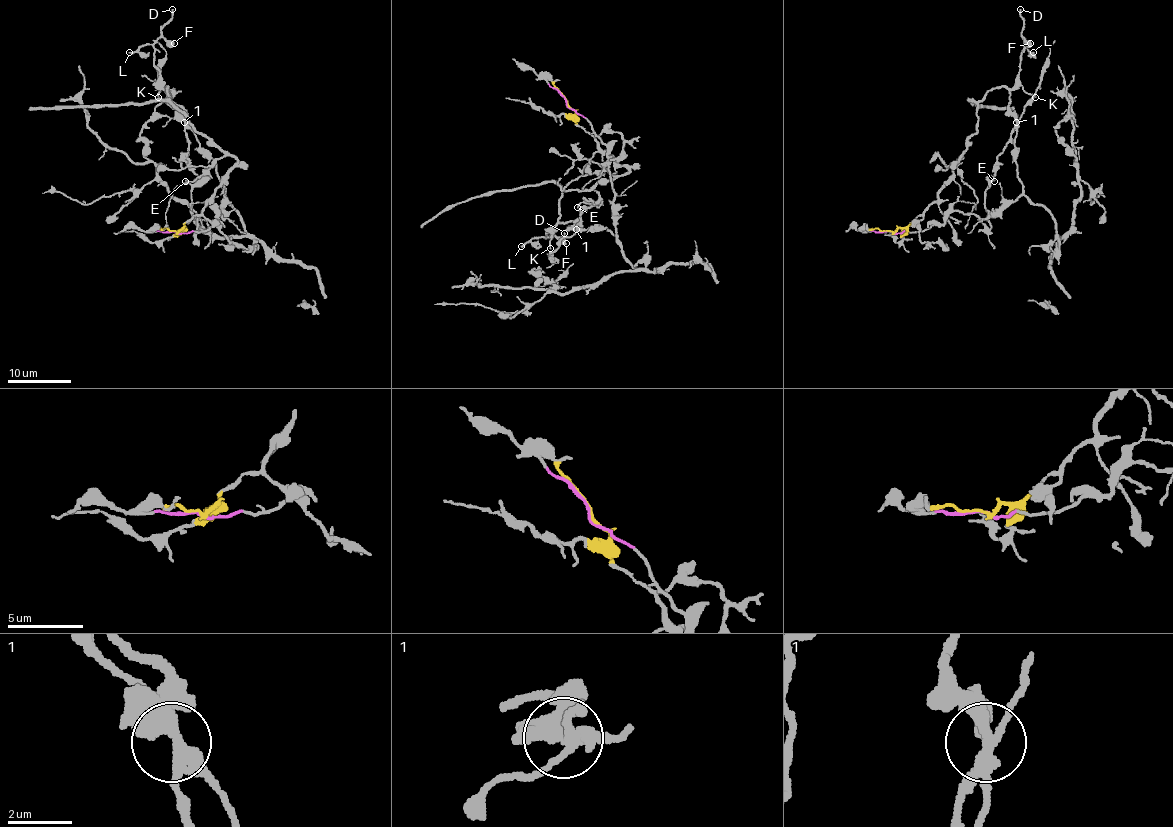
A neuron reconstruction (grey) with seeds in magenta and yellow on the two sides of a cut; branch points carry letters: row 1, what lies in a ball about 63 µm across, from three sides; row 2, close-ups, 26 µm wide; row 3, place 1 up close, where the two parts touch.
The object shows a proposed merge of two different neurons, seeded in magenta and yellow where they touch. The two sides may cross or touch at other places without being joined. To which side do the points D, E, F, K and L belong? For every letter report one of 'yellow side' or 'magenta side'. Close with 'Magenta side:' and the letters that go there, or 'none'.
D: yellow side
E: yellow side
F: yellow side
K: yellow side
L: yellow side
Magenta side: none

